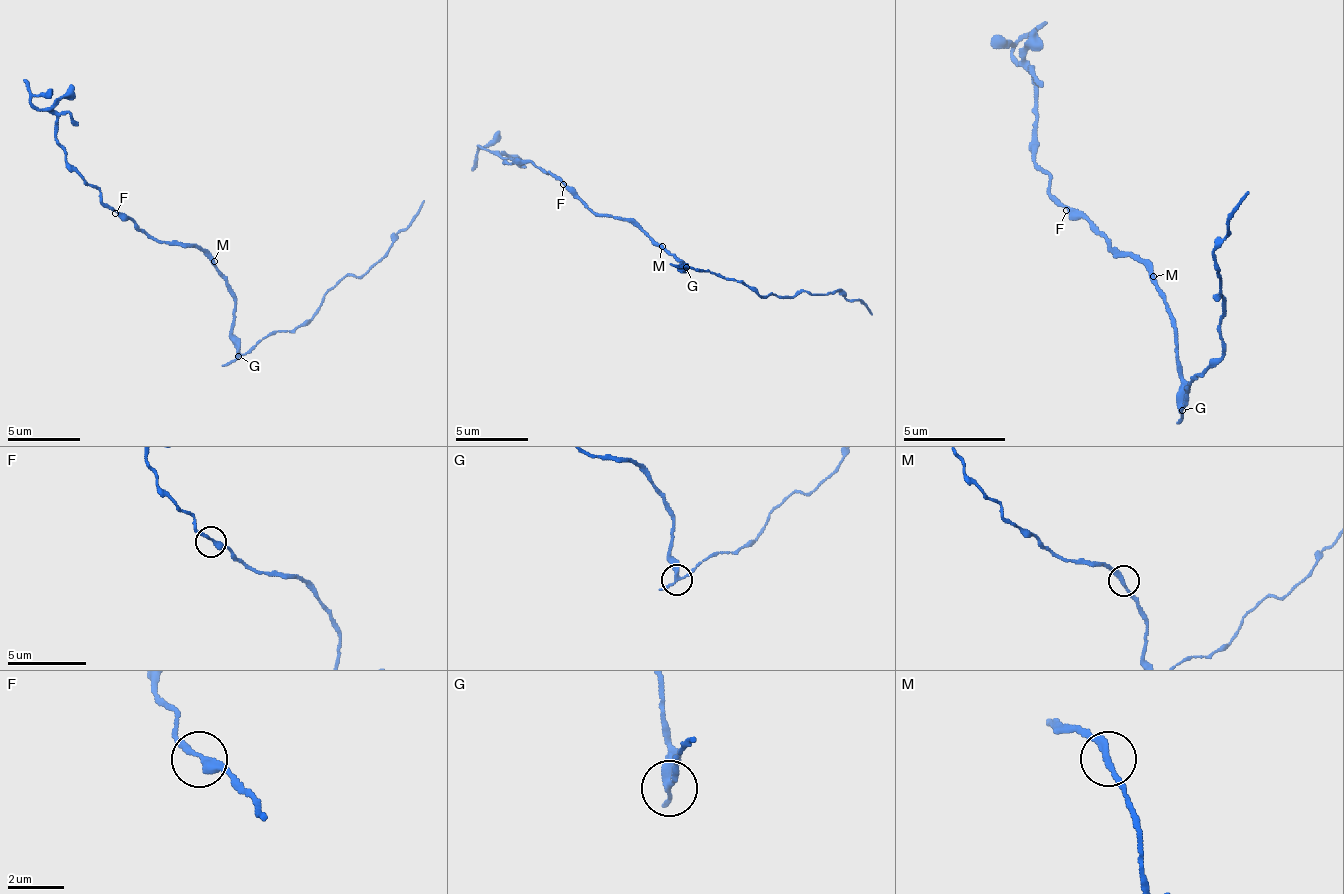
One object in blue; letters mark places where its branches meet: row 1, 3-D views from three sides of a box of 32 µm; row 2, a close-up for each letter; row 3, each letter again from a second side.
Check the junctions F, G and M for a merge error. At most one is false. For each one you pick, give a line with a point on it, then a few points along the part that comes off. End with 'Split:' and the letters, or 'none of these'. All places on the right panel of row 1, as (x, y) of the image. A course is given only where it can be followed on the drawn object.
G: (1182, 410) | (1183, 408), (1198, 373), (1224, 352), (1224, 317), (1214, 261), (1249, 189)
Split: G

